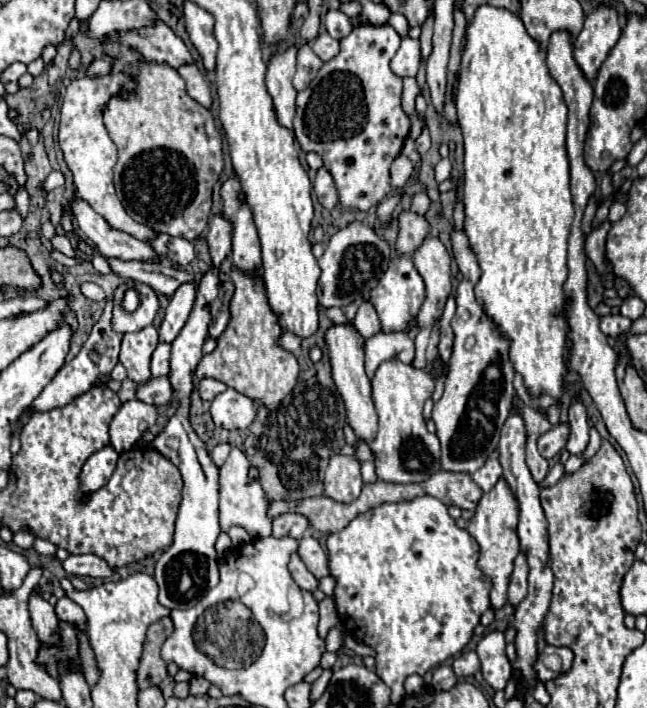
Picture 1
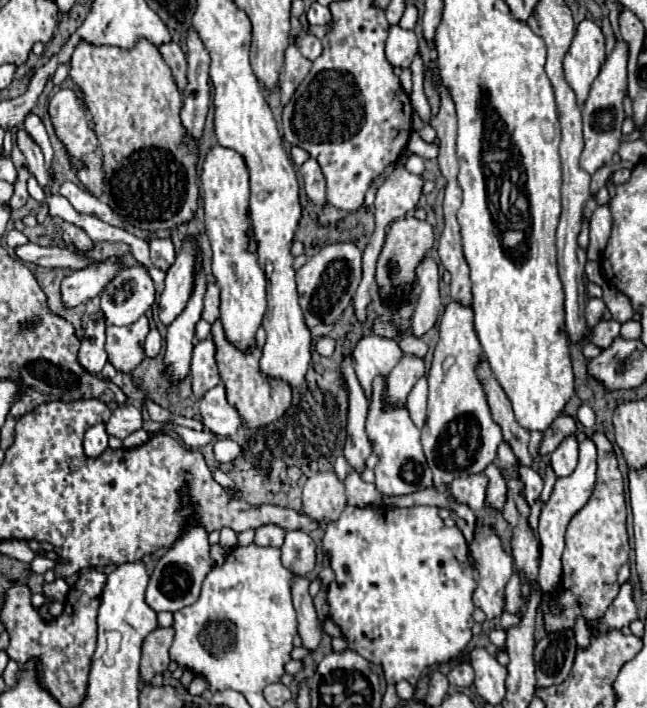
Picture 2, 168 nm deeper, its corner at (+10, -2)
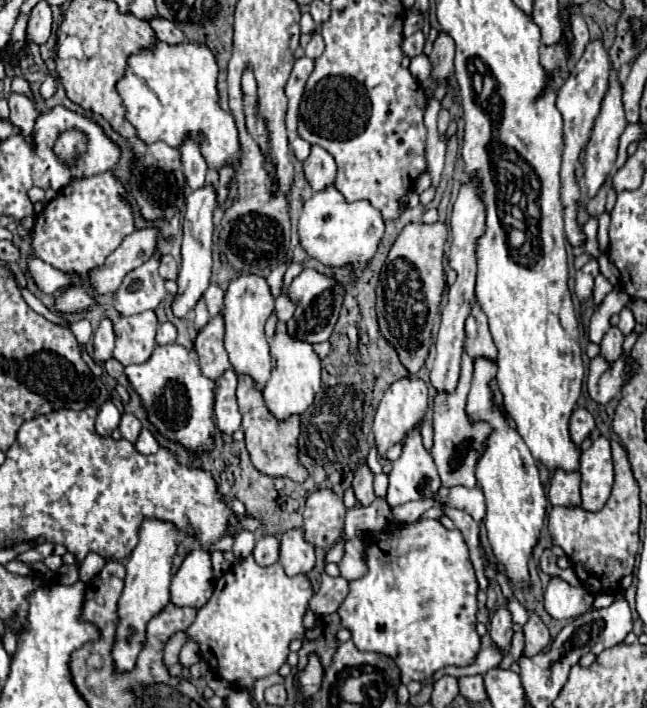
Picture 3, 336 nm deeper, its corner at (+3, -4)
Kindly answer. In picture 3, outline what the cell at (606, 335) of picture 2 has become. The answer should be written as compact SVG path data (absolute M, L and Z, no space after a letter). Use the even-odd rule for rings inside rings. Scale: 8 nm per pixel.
M610 327L600 343L600 355L610 363L620 359L622 357L622 343L624 343L622 331L618 327Z

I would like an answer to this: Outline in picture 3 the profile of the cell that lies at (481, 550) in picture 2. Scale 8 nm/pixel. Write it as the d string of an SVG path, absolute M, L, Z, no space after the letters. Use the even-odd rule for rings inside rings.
M506 607L494 611L488 623L488 633L492 637L494 647L498 647L502 655L506 655L510 651L510 641L512 641L512 617Z

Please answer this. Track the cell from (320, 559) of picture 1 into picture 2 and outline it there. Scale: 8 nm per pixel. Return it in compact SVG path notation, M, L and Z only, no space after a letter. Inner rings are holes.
M287 531L281 553L283 565L295 575L309 575L315 567L315 543L305 531Z

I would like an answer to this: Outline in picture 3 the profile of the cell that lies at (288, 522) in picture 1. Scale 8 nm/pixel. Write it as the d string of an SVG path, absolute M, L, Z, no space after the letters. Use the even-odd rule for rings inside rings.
M262 537L258 539L256 547L254 547L254 561L260 565L260 567L268 567L272 563L278 561L278 537Z

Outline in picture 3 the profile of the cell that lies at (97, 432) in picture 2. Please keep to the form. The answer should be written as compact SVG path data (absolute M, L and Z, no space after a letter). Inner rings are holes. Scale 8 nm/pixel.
M106 401L100 409L98 409L98 417L96 417L96 433L98 435L110 435L120 423L120 411L116 409L116 405L112 401Z

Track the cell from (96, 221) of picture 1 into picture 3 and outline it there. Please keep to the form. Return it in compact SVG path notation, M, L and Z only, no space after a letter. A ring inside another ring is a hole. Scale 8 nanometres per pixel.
M12 93L8 97L8 105L10 105L10 121L14 123L14 127L20 133L24 133L24 137L28 137L28 141L32 141L34 121L38 117L38 111L36 111L32 99L28 99L26 95L20 95L20 93Z

